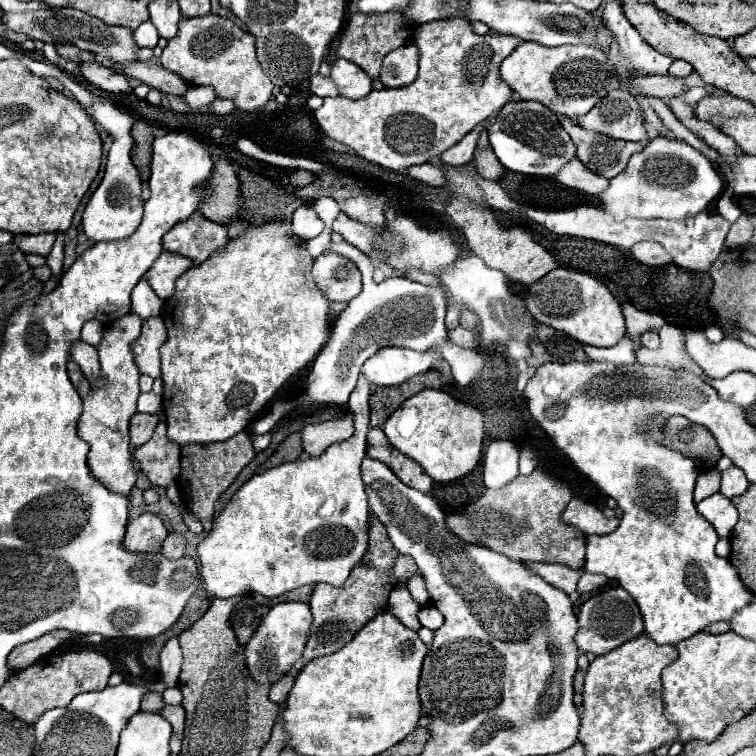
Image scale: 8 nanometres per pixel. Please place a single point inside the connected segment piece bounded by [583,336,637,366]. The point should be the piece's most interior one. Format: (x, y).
(622, 353)

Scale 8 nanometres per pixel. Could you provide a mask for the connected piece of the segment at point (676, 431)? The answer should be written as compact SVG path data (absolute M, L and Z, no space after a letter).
M671 416L665 422L663 444L695 460L701 472L711 470L713 464L721 458L721 450L717 448L717 442L713 440L711 432L707 432L705 426L689 422L683 416Z

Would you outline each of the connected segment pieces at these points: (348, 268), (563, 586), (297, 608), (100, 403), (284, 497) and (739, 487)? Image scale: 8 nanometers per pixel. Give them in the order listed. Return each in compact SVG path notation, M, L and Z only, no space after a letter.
M331 250L315 258L313 278L331 302L349 302L361 292L361 274L357 266Z
M523 562L533 574L541 576L551 586L563 590L565 594L575 594L577 576L581 576L583 570L571 570L563 564L549 564L549 562Z
M303 602L275 604L263 616L251 640L245 644L245 666L249 670L249 676L257 684L275 684L285 674L289 674L293 664L301 658L301 652L309 638L309 628L311 628L311 610L307 604Z
M129 312L117 322L113 322L99 346L99 362L101 362L101 372L107 384L103 388L93 388L91 394L83 400L83 414L79 418L79 436L91 446L87 454L87 464L89 472L95 480L99 480L103 486L107 486L111 492L117 492L121 496L127 496L131 488L137 482L137 472L133 468L131 460L131 448L129 448L129 420L137 412L137 396L139 396L139 370L133 362L133 352L131 344L141 332L143 320L135 314Z
M363 378L357 380L355 390L349 398L349 410L353 412L355 434L341 444L333 444L319 458L295 460L281 464L277 468L255 474L247 480L237 494L227 502L221 514L213 520L211 532L199 540L197 552L201 562L201 578L205 592L211 598L233 598L247 592L257 592L267 598L281 596L293 588L305 584L327 582L333 586L343 586L353 566L363 558L367 550L367 530L369 530L369 506L361 480L361 460L365 458L365 438L369 430L369 394L371 384Z
M731 466L721 474L721 490L719 492L727 498L743 494L747 490L747 486L749 486L749 482L747 482L745 474L741 472L741 468L737 468L737 466Z

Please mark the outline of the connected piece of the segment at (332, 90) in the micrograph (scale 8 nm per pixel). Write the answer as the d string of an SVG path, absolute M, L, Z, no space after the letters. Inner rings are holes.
M315 74L311 76L311 92L315 96L321 96L321 98L327 98L327 96L337 96L337 86L333 84L333 80L329 76L321 76L321 74Z

